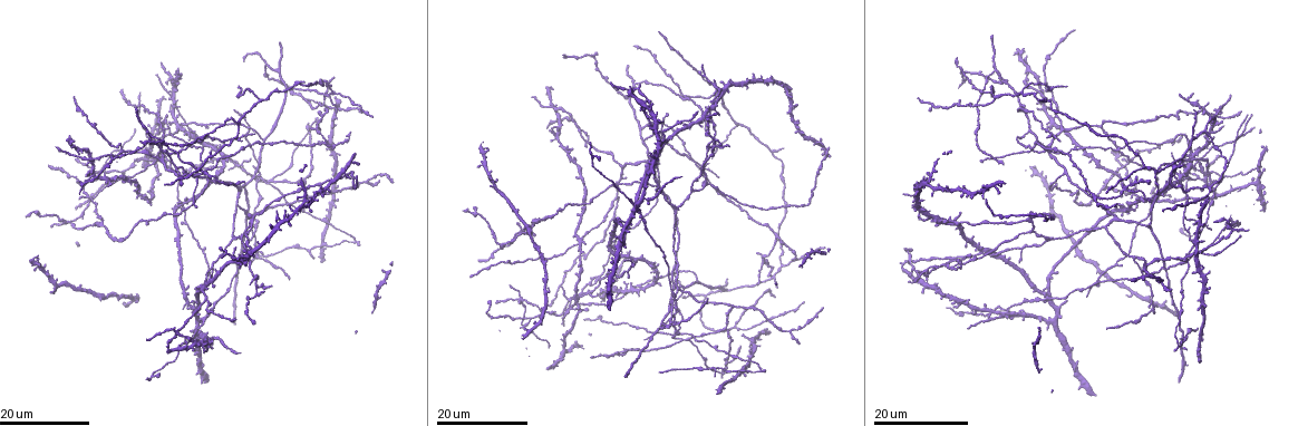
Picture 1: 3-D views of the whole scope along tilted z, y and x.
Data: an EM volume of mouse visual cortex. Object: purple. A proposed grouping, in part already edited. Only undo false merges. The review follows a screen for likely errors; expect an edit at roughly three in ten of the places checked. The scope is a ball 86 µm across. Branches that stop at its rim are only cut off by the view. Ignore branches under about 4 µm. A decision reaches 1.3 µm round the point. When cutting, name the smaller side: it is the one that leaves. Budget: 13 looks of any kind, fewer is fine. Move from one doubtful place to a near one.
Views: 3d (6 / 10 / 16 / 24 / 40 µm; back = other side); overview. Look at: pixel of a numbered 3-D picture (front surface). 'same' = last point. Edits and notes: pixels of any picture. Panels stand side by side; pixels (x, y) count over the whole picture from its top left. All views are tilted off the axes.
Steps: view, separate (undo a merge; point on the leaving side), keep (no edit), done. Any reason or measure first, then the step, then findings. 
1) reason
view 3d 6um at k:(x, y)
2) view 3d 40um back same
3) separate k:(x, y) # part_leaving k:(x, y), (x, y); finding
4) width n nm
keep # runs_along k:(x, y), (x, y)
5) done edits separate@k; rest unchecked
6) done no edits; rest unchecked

a fork
view 3d 16um at 1:(148, 132)

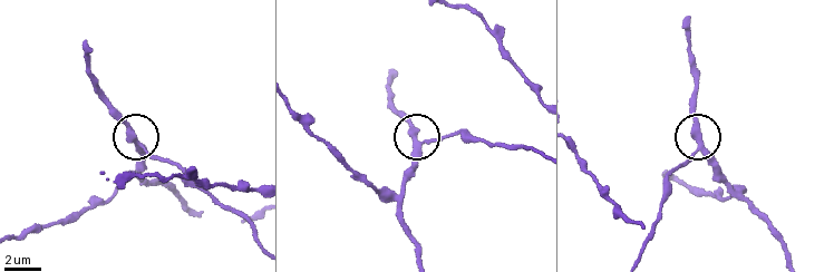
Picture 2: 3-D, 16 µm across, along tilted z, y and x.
view 3d 10um at 2:(418, 142)

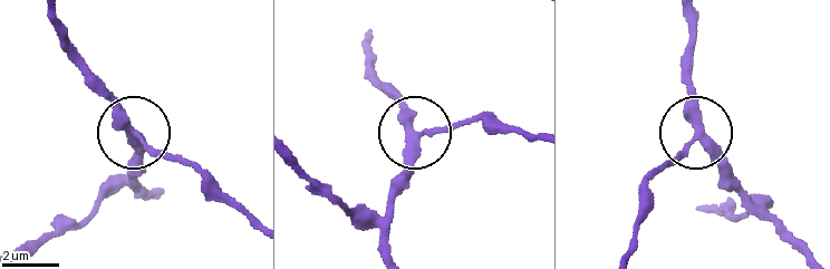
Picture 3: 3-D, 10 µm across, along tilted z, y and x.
side_arm 8 um
keep # runs_along 3:(150, 197), (135, 181), (127, 115), (80, 70); one neuron here

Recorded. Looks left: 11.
side arm on a straight run
view 3d 24um at 1:(261, 99)

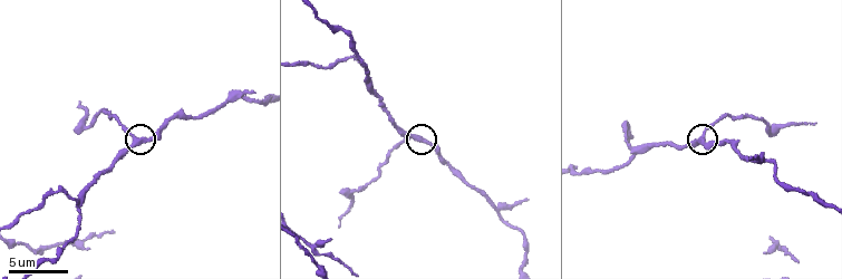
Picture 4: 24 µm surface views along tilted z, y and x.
view 3d 6um at 4:(133, 142)

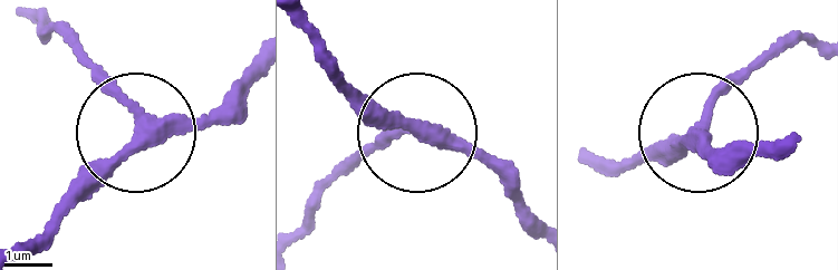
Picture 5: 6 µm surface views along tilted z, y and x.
side_arm 13 um
keep # runs_along 5:(762, 146), (711, 148), (701, 125), (783, 39); one neuron here

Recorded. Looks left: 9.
looks like a crossing
view 3d 24um at 1:(121, 149)

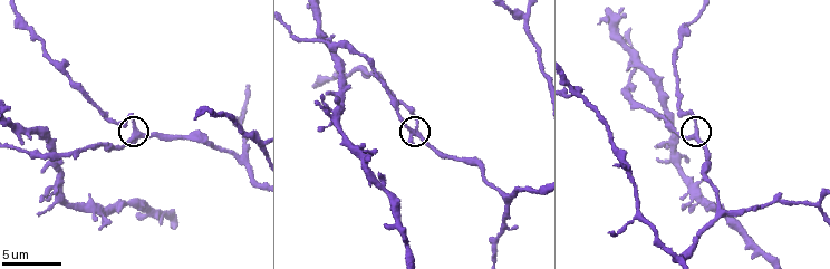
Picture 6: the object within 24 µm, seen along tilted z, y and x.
view 3d 6um at 6:(695, 131)

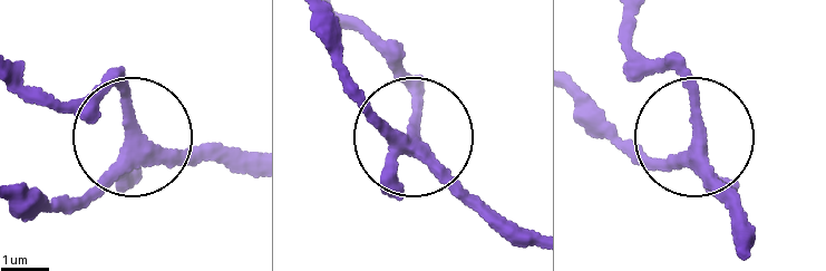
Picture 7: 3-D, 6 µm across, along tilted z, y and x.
width 270 nm
keep # runs_along 7:(751, 249), (687, 84), (647, 61); one neuron here

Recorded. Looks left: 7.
four-way junction
view 3d 24um at 1:(316, 129)

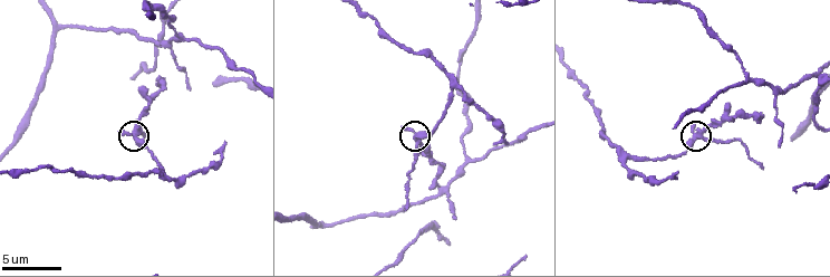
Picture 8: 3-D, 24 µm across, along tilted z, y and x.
closer look
view 3d 10um at 8:(698, 136)

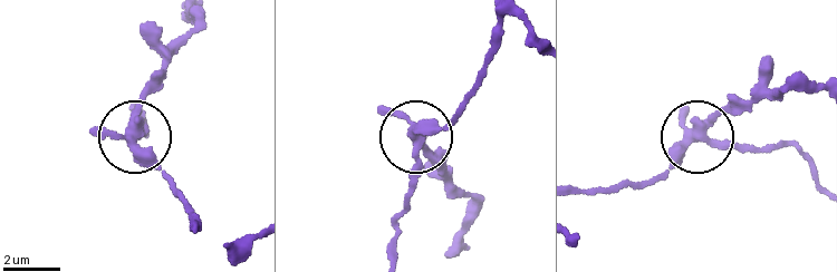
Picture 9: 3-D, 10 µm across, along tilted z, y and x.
side_arm 7 um; arms 4
keep # all the same neuron

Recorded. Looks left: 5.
two arms in line, one across
view 3d 10um at 6:(626, 167)

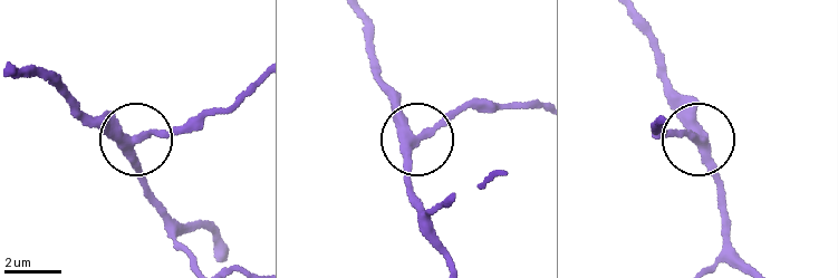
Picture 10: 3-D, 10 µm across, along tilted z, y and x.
view 3d 6um at 10:(698, 134)

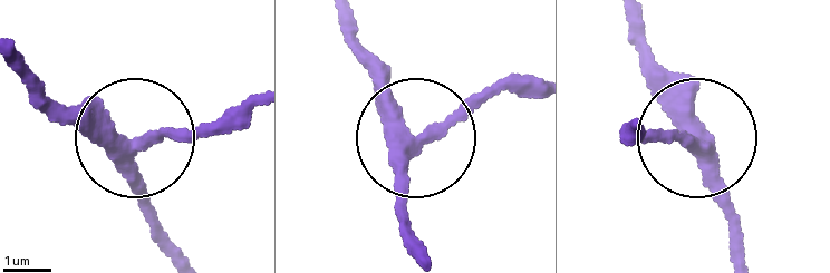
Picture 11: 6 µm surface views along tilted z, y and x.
keep # runs_along 11:(181, 251), (135, 173), (133, 145), (199, 126); one neuron here

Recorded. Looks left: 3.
branch point
view 3d 10um at 6:(638, 213)

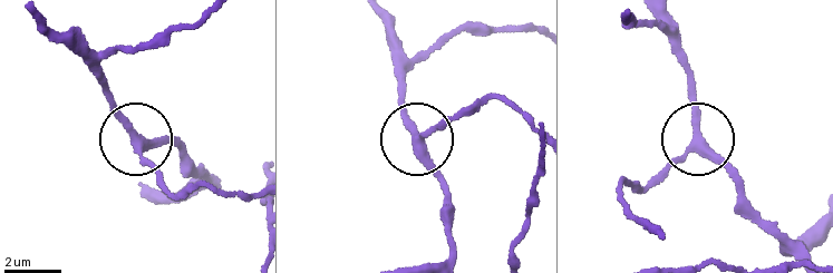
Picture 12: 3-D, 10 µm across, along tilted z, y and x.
arms 3
keep # runs_along 12:(218, 179), (168, 145), (142, 142), (105, 89); one neuron here

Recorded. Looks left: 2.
done no edits; rest unchecked

